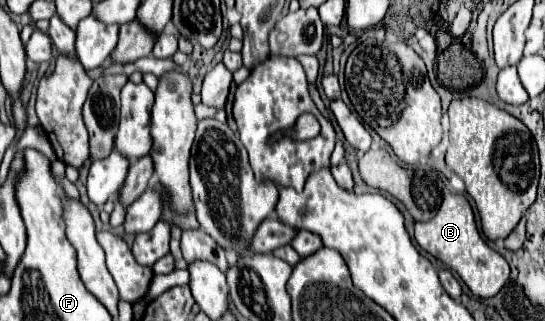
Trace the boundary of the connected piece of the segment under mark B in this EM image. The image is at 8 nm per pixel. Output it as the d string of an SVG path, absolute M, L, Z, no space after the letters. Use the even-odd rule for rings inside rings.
M461 194L443 196L439 212L429 222L415 222L415 240L425 252L441 260L447 268L455 270L461 276L461 280L469 286L469 290L479 298L495 296L509 278L507 260L483 242L475 226L473 210L467 198Z

